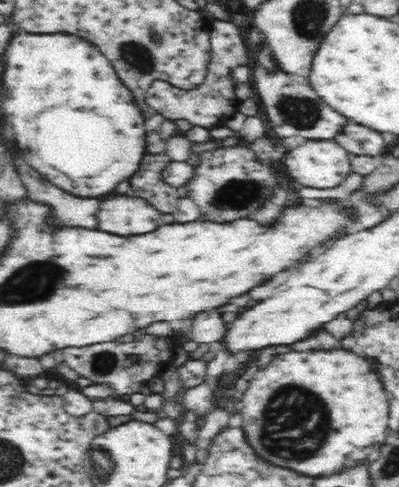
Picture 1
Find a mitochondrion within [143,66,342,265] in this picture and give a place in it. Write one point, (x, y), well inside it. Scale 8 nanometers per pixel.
(242, 195)

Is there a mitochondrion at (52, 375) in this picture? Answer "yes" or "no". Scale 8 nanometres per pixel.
no

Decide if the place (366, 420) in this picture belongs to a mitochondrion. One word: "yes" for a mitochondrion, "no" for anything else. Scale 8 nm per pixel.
no

